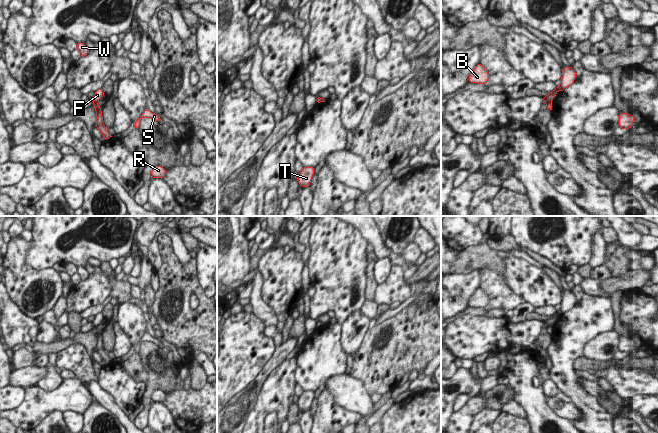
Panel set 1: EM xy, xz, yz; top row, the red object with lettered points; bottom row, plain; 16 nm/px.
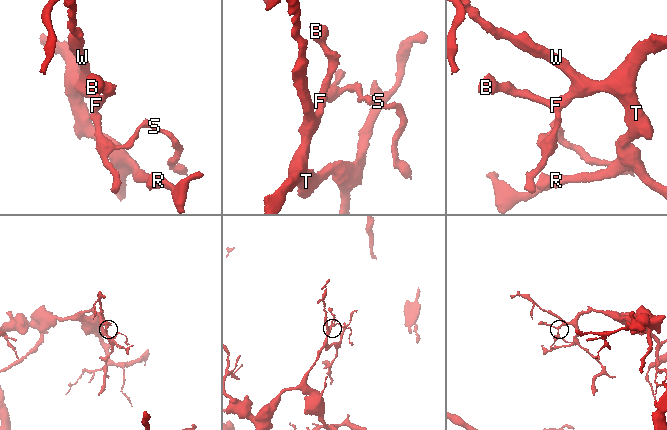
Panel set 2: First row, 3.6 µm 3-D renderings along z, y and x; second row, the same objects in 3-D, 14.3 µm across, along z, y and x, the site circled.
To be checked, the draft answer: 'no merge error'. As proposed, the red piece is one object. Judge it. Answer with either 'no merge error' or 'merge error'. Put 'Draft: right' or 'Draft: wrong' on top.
Draft: wrong
merge error

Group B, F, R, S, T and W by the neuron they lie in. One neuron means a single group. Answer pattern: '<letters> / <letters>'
B F R T W / S

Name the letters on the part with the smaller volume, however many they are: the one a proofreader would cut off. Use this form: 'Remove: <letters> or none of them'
Remove: S.

